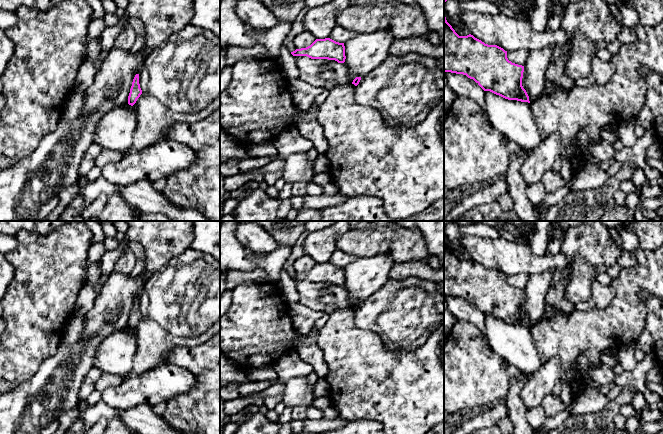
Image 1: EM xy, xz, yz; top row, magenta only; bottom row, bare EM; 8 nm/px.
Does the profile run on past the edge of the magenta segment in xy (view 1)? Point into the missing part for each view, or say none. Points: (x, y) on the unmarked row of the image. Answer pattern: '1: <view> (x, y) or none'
1: none

